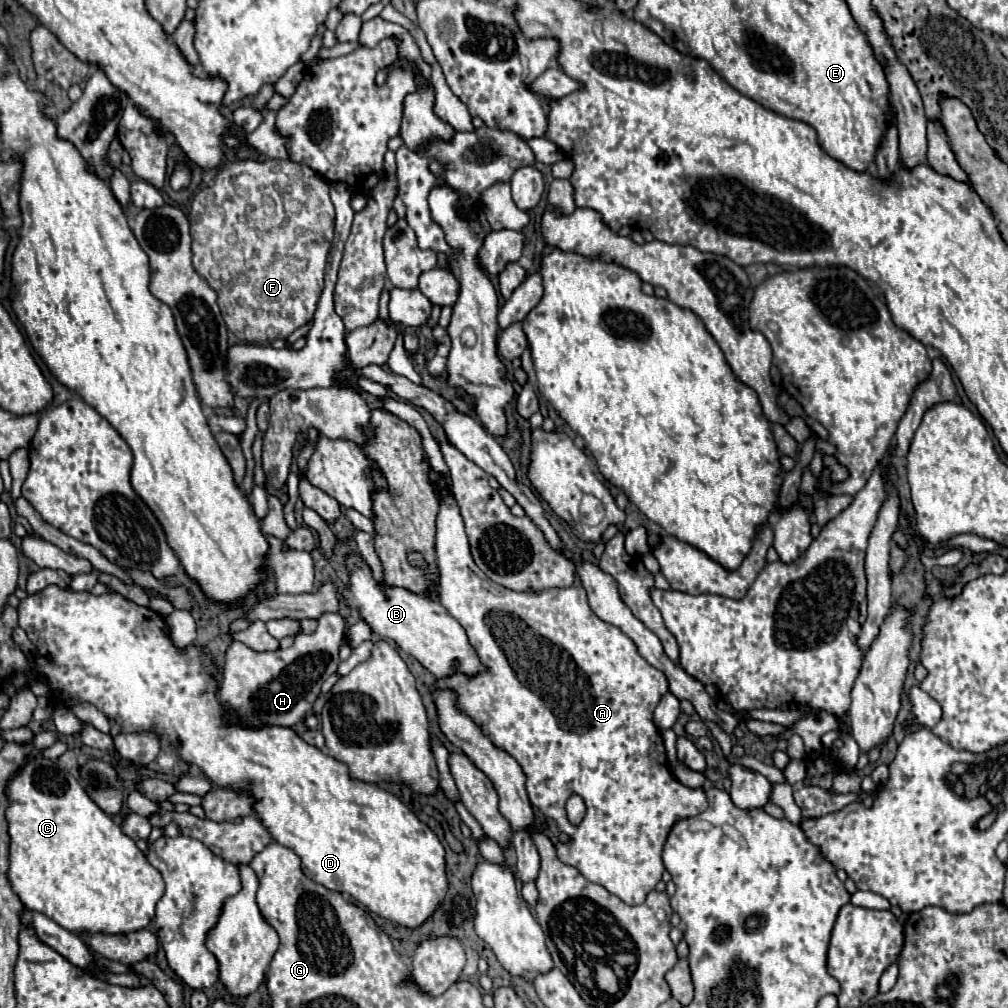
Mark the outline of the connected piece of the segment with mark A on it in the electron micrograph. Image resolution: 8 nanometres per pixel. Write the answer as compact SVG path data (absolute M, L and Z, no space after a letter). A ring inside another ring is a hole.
M452 497L440 499L440 513L438 513L438 519L436 519L436 557L438 557L438 567L440 567L440 603L466 629L466 635L468 635L470 643L474 645L480 661L488 667L486 673L476 675L470 681L442 681L440 679L436 685L442 687L442 689L446 689L446 687L454 689L458 693L458 709L464 711L466 715L470 715L484 729L484 733L494 741L494 745L508 751L518 761L518 765L522 767L522 771L526 775L526 791L528 791L530 803L536 809L540 809L546 817L554 819L560 825L562 833L566 833L570 837L566 843L556 845L558 859L566 865L576 867L588 881L606 887L612 895L620 897L624 903L628 903L628 905L644 903L646 895L650 891L654 891L656 885L662 879L662 873L664 873L662 845L664 845L672 825L680 819L694 817L700 811L704 811L704 807L708 807L704 789L684 787L682 783L678 783L670 775L670 769L668 769L662 733L654 725L654 709L660 703L660 699L668 693L668 681L666 681L664 673L658 671L656 667L652 667L638 653L636 643L626 633L622 633L618 627L614 627L610 623L604 623L602 619L598 619L594 615L594 611L588 605L588 597L586 597L584 587L566 587L566 589L552 589L552 591L542 591L542 593L516 593L516 591L508 591L506 587L500 587L498 583L490 581L476 567L476 563L472 561L468 537L466 537L466 531L464 531L464 521L462 521L462 517L458 513L458 505ZM572 795L580 795L586 803L586 815L578 825L572 825L566 817L566 801Z

